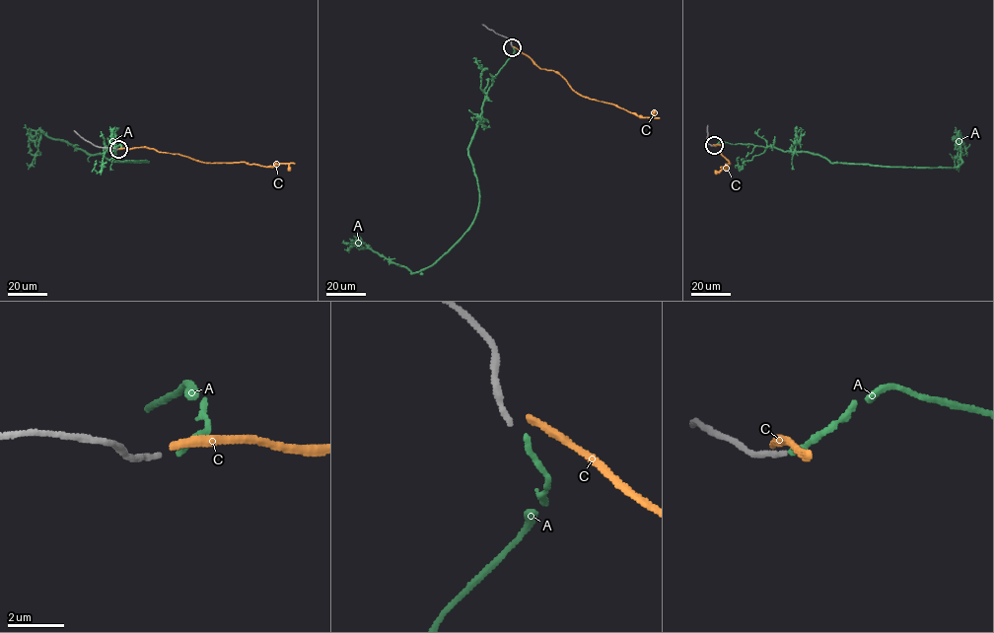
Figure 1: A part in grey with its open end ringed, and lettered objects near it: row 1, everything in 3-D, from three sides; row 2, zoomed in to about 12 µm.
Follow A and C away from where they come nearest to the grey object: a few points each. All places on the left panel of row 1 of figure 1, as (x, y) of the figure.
A: (119, 149), (120, 144), (110, 149), (120, 161), (149, 162), (113, 161), (41, 133), (35, 158), (27, 163)
C: (119, 149), (147, 147), (211, 163), (246, 162), (265, 167), (288, 164), (289, 170)

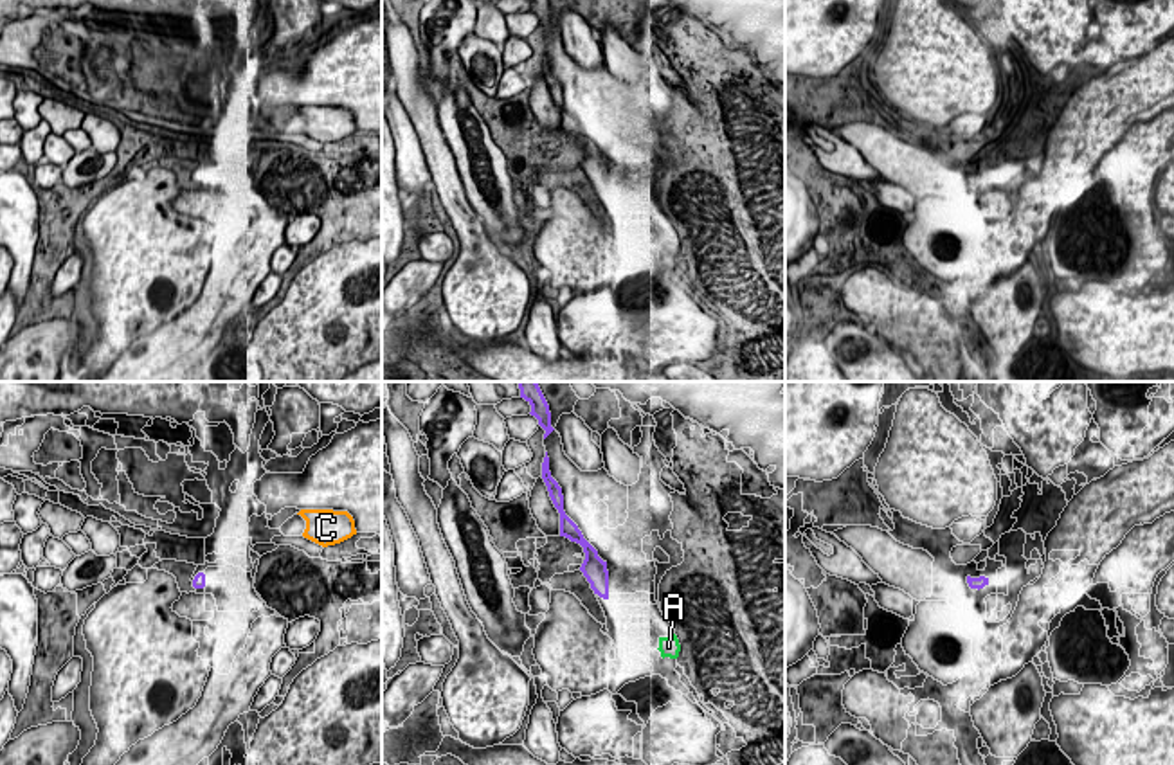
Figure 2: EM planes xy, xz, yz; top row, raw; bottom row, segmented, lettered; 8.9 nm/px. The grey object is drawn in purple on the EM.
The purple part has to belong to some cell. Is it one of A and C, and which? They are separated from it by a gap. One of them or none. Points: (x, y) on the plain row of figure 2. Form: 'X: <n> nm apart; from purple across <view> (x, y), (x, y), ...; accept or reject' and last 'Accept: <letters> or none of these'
A: 600 nm apart; from purple across xz (607, 195), (659, 234); accept
C: 950 nm apart; from purple across xy (204, 171), (303, 132); reject
Accept: A

